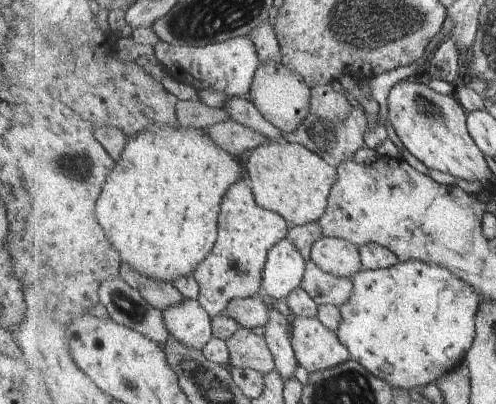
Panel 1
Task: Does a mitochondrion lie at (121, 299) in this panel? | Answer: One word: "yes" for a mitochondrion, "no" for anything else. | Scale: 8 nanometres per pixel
yes

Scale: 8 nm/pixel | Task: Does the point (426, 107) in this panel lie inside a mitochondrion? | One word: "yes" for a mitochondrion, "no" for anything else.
yes

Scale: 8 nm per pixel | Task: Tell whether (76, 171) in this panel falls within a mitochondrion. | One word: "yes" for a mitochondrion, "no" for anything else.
yes

